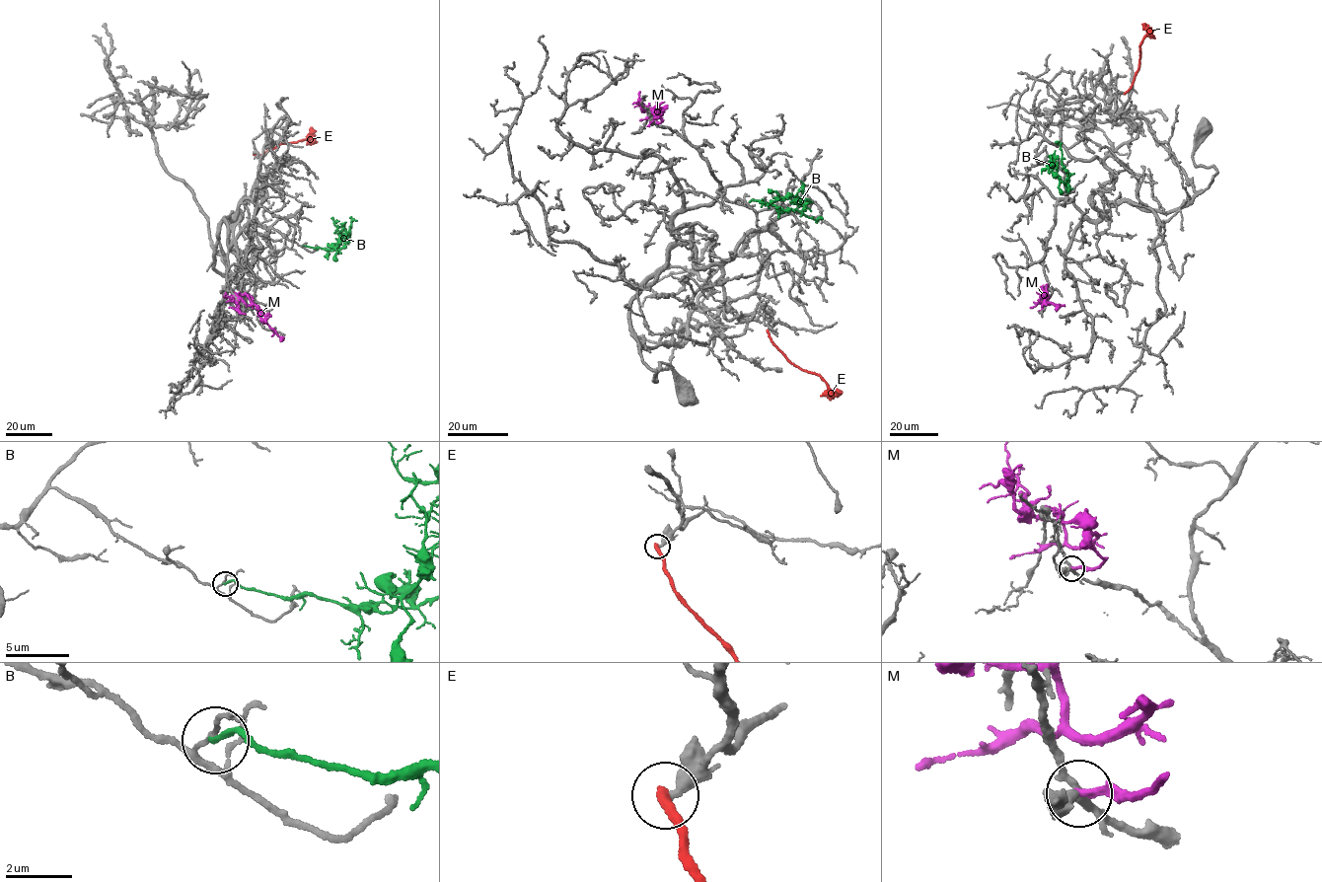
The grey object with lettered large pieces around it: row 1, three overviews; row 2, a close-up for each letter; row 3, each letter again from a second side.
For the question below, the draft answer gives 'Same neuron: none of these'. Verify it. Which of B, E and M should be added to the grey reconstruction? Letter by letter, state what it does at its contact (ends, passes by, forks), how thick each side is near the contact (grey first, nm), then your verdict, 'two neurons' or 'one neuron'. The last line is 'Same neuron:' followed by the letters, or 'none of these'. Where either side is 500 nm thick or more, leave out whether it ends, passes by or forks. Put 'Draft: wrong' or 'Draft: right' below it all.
B: it ends | 100/170 nm | two neurons
E: it ends | 320/320 nm | two neurons
M: it ends | 200/240 nm | two neurons
Same neuron: none of these
Draft: right

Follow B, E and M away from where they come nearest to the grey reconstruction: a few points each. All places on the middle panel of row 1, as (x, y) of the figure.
B: (750, 201), (769, 203), (794, 195), (804, 205), (798, 204), (801, 202)
E: (768, 330), (771, 341), (785, 358), (821, 377), (826, 383), (825, 392), (838, 393), (837, 397)
M: (654, 122), (662, 120), (658, 116), (659, 110), (653, 110), (655, 119), (653, 112)

